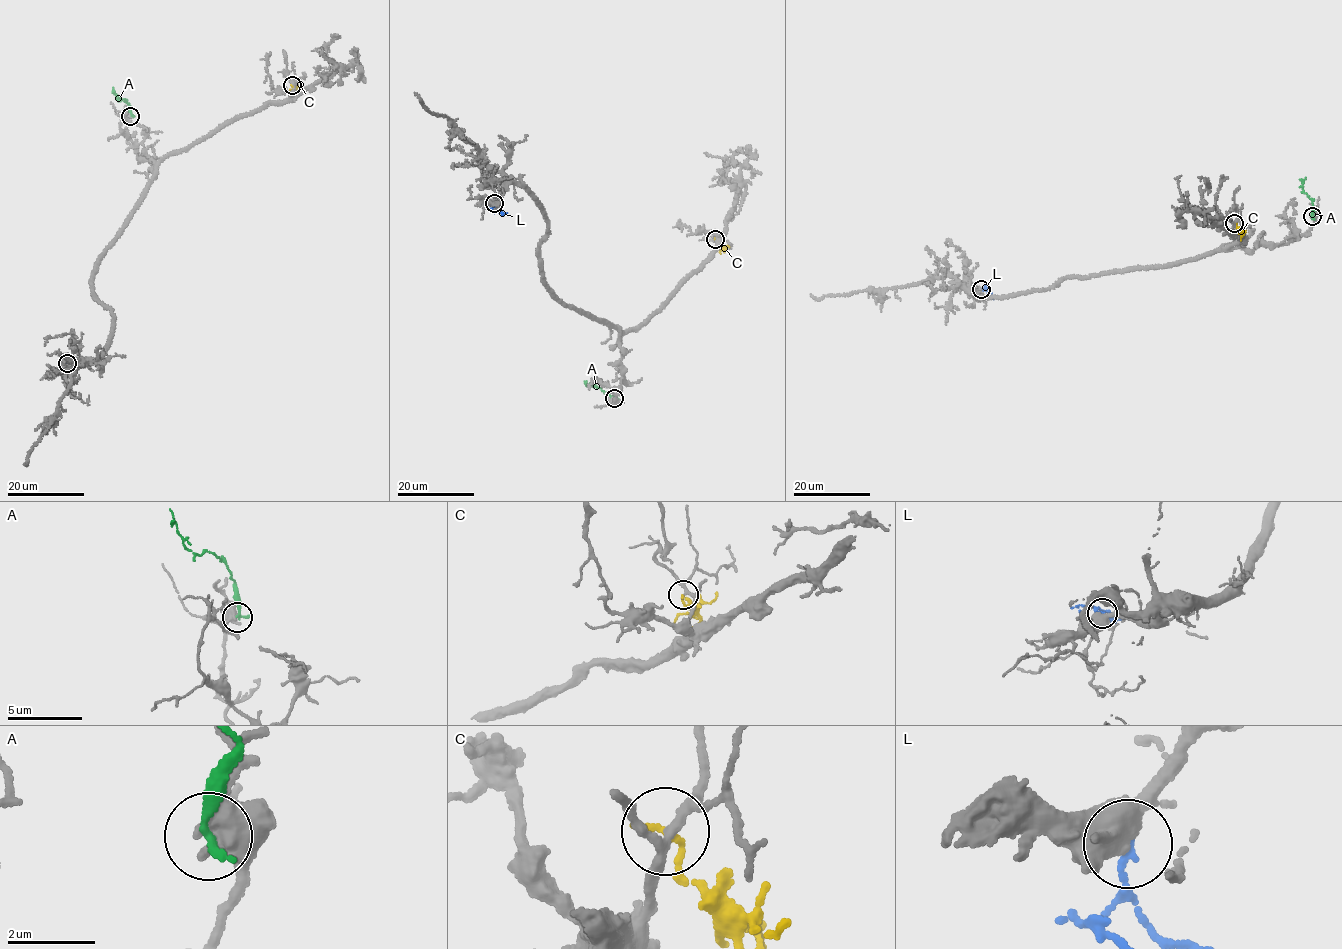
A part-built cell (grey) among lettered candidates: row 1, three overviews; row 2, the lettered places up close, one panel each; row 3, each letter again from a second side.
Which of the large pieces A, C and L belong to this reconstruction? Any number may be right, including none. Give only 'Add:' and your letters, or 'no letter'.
Add: L

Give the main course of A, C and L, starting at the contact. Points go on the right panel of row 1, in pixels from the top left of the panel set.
A: (1312, 216), (1314, 207), (1303, 190), (1306, 177)
C: (1234, 223), (1240, 239)
L: (981, 289), (990, 292), (994, 299)

